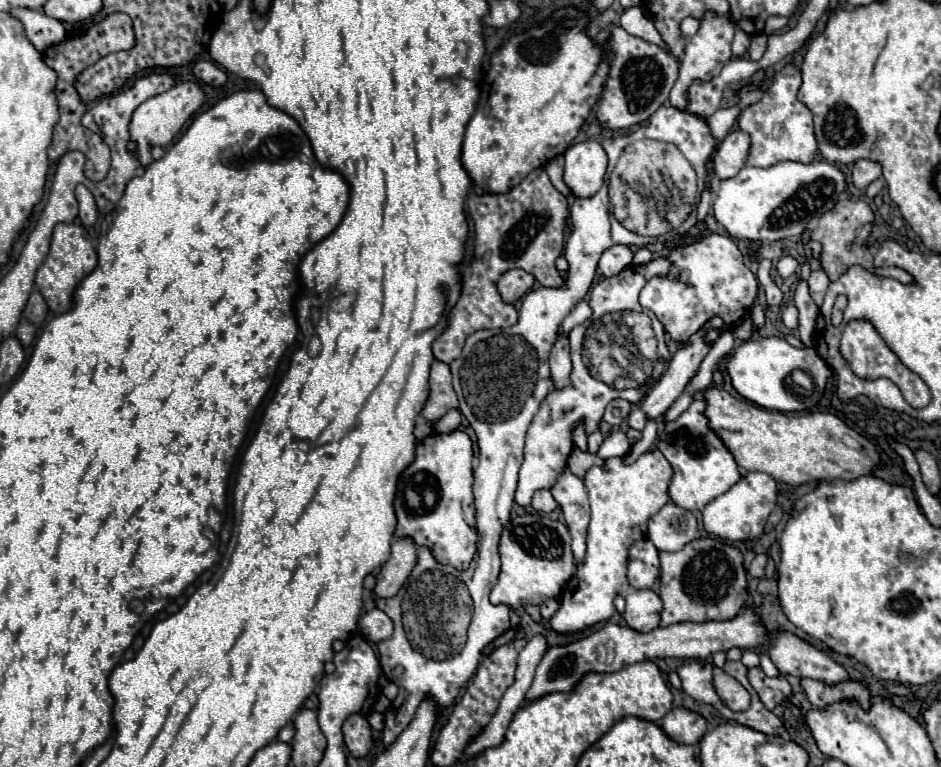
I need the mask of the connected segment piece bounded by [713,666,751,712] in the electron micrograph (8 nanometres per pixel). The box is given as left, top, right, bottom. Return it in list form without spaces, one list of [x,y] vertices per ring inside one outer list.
[[[713,666],[713,678],[715,678],[715,690],[727,708],[735,712],[747,710],[747,706],[751,704],[751,696],[735,678],[731,678],[716,666]]]

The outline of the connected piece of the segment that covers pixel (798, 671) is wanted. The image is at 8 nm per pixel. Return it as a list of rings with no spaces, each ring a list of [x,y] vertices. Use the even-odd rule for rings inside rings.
[[[779,632],[767,652],[771,662],[785,676],[793,674],[799,678],[813,678],[827,682],[829,686],[849,680],[849,674],[841,664],[791,632]]]

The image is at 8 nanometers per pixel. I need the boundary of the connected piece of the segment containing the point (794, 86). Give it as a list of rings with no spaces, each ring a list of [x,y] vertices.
[[[789,62],[779,72],[775,72],[769,88],[763,92],[761,100],[747,106],[739,116],[739,128],[751,136],[751,152],[747,158],[747,166],[769,168],[777,162],[813,162],[819,154],[815,132],[813,132],[813,114],[811,110],[799,102],[797,92],[801,86],[801,70]]]

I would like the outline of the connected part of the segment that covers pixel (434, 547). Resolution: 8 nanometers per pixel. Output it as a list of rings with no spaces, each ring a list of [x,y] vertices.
[[[463,430],[431,434],[417,442],[415,460],[401,472],[395,494],[397,528],[395,536],[411,538],[417,546],[427,546],[441,564],[467,570],[477,552],[475,506],[473,506],[473,448]]]

